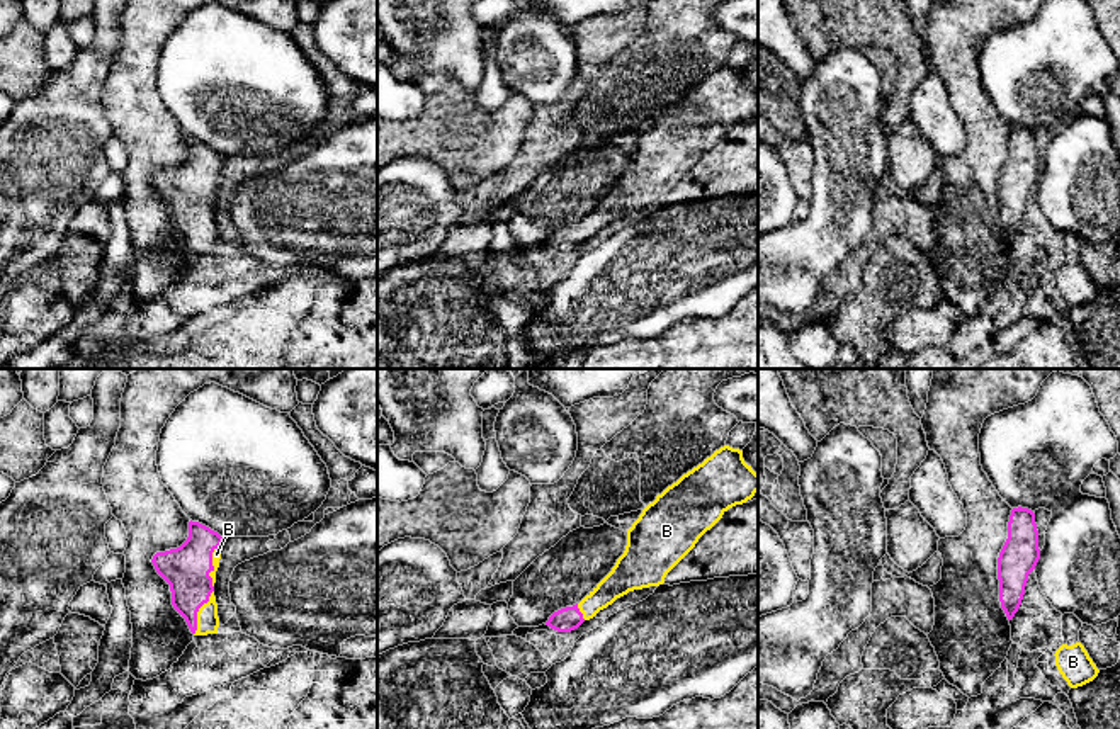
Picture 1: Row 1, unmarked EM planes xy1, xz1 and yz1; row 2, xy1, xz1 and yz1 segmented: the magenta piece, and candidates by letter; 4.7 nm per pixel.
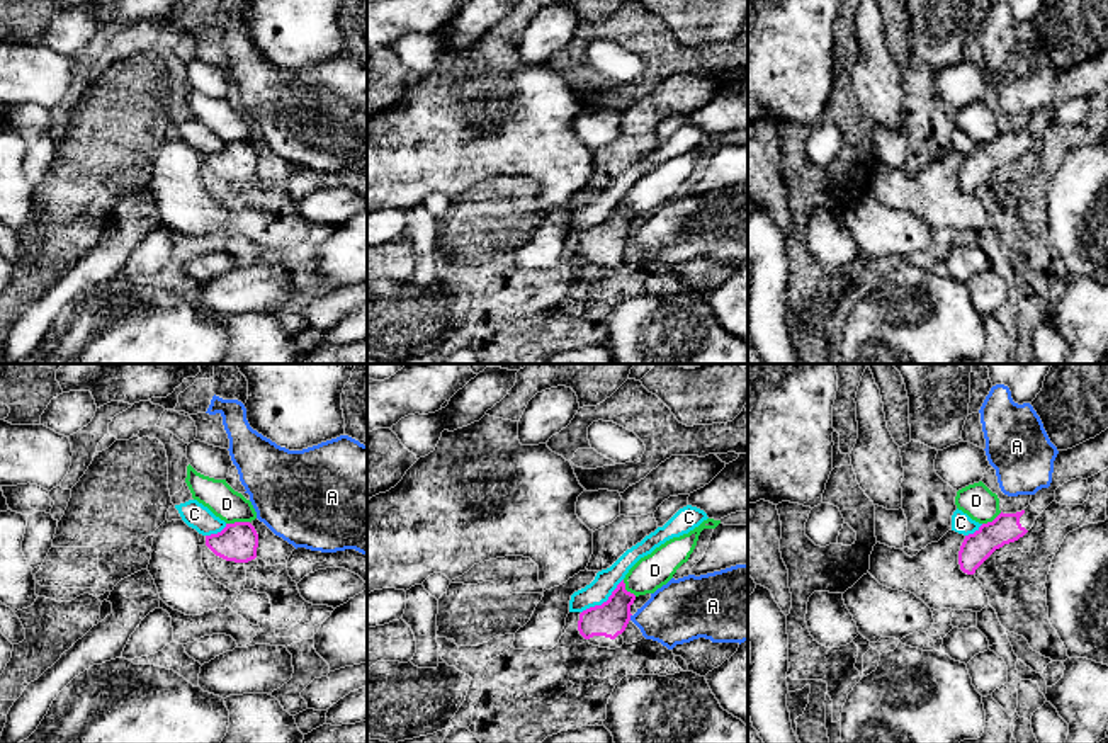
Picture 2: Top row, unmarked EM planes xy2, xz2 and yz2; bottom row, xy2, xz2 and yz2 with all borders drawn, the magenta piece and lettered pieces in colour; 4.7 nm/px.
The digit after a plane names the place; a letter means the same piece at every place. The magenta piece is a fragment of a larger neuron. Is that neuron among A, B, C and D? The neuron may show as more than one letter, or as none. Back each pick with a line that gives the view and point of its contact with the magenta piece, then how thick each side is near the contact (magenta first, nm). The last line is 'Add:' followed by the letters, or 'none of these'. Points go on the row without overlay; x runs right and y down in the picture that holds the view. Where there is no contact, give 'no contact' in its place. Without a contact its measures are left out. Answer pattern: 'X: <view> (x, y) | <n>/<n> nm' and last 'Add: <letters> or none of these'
B: xy1 (213, 186) | 220/50 nm
Add: B

